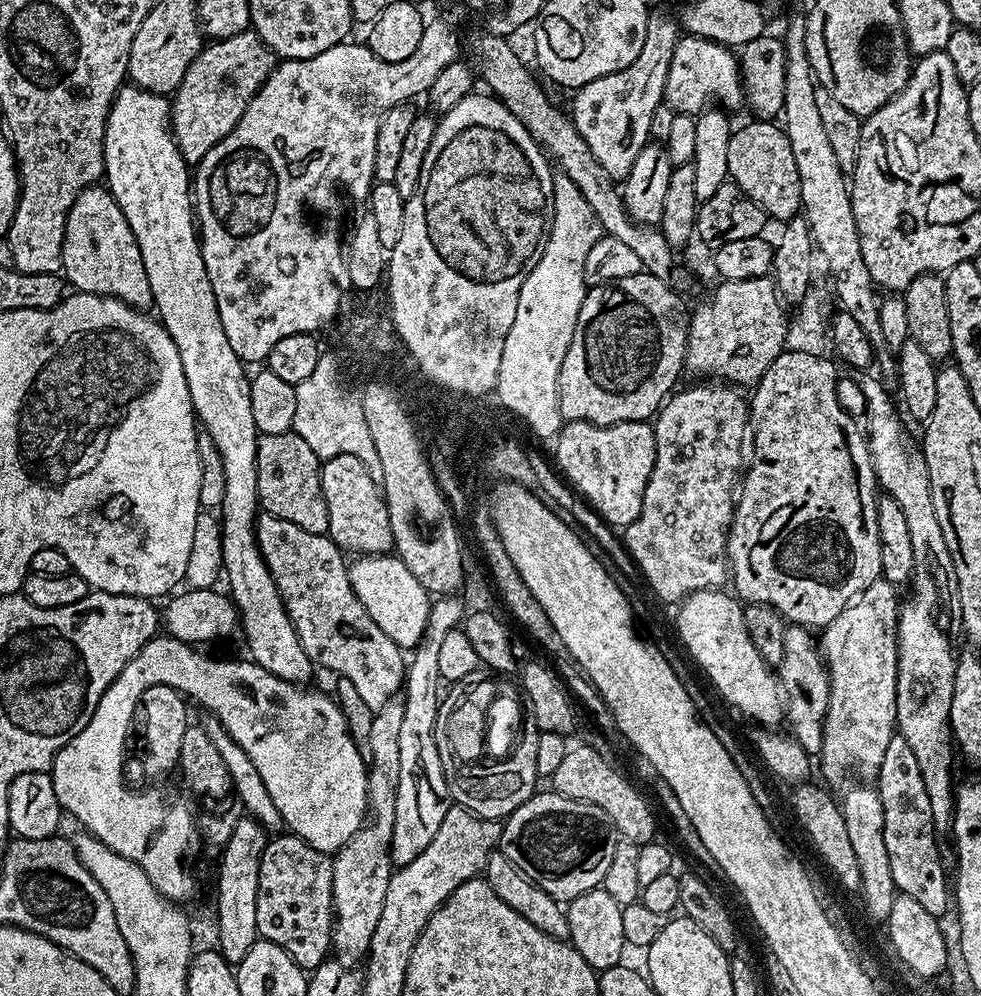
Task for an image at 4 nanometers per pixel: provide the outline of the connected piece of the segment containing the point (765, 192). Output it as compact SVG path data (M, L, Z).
M753 119L752 124L737 127L726 149L726 162L731 183L737 184L760 207L765 217L779 222L801 215L802 186L798 182L798 166L790 151L790 138L779 123Z

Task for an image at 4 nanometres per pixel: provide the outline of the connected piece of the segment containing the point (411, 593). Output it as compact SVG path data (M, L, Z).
M397 555L361 556L349 563L348 577L358 600L366 608L366 614L378 622L382 634L389 636L401 650L415 649L426 630L428 615L432 609L430 593L410 573Z

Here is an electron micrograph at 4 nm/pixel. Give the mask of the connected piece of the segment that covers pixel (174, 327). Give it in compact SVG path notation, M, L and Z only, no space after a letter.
M135 86L121 87L114 98L111 110L108 111L106 134L104 135L103 179L106 181L108 191L112 193L114 202L118 202L122 214L126 218L126 222L130 222L130 230L134 230L134 238L138 242L138 250L142 250L142 266L146 266L146 278L150 278L150 290L152 291L154 312L160 323L163 324L164 329L170 334L170 338L174 338L174 346L178 346L178 350L182 354L182 370L185 371L186 382L190 386L190 398L192 399L192 409L196 411L196 419L202 425L206 435L214 442L214 446L218 446L218 454L222 458L222 470L226 473L226 494L223 495L222 506L218 509L218 519L221 528L222 558L224 559L222 572L225 577L228 575L229 589L227 588L227 591L231 595L233 604L236 605L238 624L242 629L242 632L244 628L244 640L248 643L249 654L247 655L252 662L263 668L263 670L270 670L270 674L274 674L283 680L289 680L291 684L304 686L309 683L308 679L312 676L314 665L312 659L306 654L306 650L302 650L302 642L298 642L298 634L294 630L294 626L286 614L286 606L278 594L278 586L274 586L274 578L270 574L270 570L262 558L260 547L256 541L256 518L260 503L258 502L258 474L256 473L256 438L258 433L254 426L254 413L250 410L250 386L252 385L252 381L249 373L244 373L244 371L246 371L244 361L238 358L238 354L234 354L234 350L230 350L230 342L226 342L226 330L222 326L222 318L218 314L218 302L214 298L214 286L210 286L210 278L206 274L206 262L202 258L202 250L200 249L198 224L194 219L194 184L190 179L190 165L184 161L184 155L180 152L180 147L176 145L176 140L172 136L171 126L172 113L170 111L170 100L168 96L159 96L150 90L137 88Z

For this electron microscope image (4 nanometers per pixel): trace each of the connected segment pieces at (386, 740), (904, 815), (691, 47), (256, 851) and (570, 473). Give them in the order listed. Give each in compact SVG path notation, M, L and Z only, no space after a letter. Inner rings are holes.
M393 698L386 706L375 709L376 717L370 725L370 763L368 764L368 815L363 826L332 856L334 890L332 891L332 948L349 961L367 957L374 926L382 916L394 865L392 863L392 831L394 810L398 798L400 751L398 734L402 727L403 699Z
M898 734L890 738L886 754L882 754L878 791L882 802L886 855L890 858L890 874L894 874L897 893L915 898L929 914L944 918L950 912L950 876L944 873L944 860L936 845L938 837L930 814L930 797L922 783L918 758L914 758L914 750L910 750L906 738Z
M681 35L666 74L663 103L681 116L699 116L709 107L719 106L733 110L745 103L744 85L740 79L740 61L737 53L725 44L701 36Z
M244 814L234 830L230 830L230 838L226 838L218 852L220 865L216 868L215 947L224 961L233 966L240 964L257 940L261 939L258 930L258 866L262 866L262 850L266 850L269 839L269 829Z
M570 420L556 433L555 444L556 464L564 471L563 479L581 492L579 495L599 513L603 522L623 530L638 518L656 453L654 427L649 421L591 424L585 420Z

